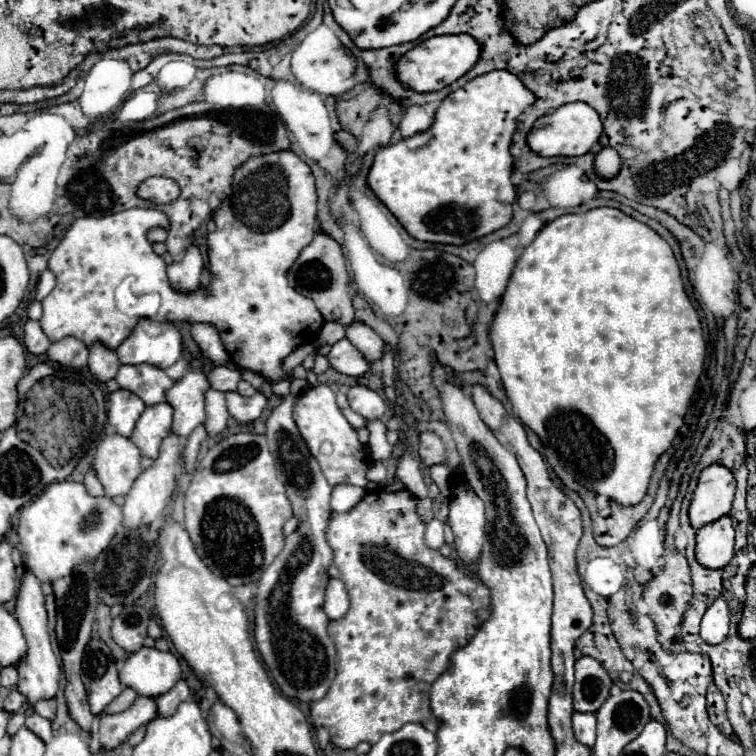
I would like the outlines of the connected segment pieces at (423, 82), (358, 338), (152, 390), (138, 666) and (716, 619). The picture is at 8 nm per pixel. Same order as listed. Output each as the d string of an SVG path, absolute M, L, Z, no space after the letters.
M434 36L416 44L400 60L396 60L394 74L398 82L402 82L402 86L408 90L436 92L450 86L460 76L464 76L472 68L472 64L478 62L480 58L478 54L480 54L480 44L476 44L472 36Z
M354 322L346 328L346 338L364 354L370 364L376 364L384 356L384 342L382 338L366 324Z
M148 364L140 366L120 366L116 374L116 382L122 390L136 394L146 406L158 404L166 400L166 390L174 384L164 370L152 368Z
M142 648L130 654L120 670L120 682L148 698L162 696L180 678L178 658L172 652L160 652L156 648Z
M718 598L702 616L700 622L700 638L706 644L720 644L728 636L730 612L724 598Z

